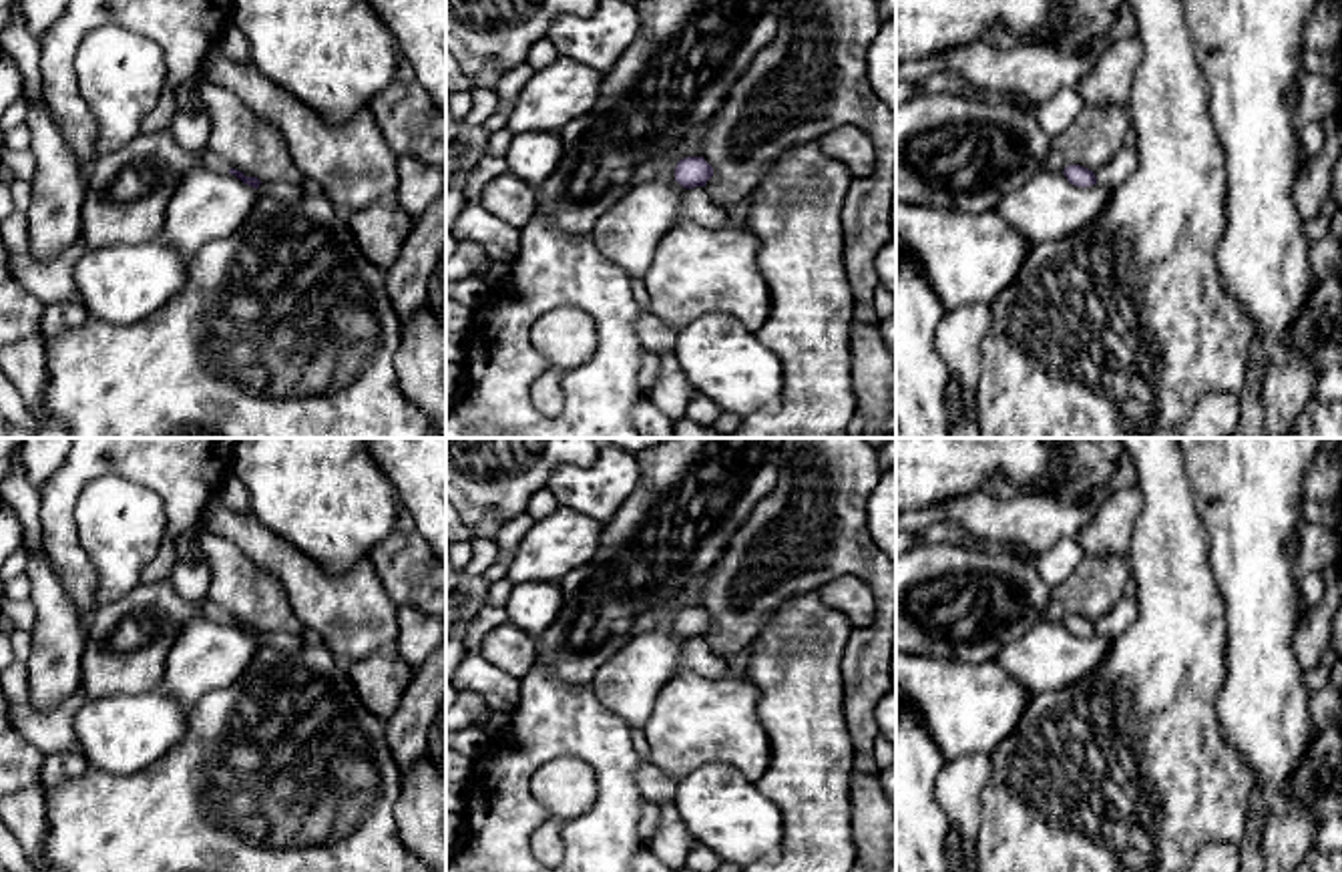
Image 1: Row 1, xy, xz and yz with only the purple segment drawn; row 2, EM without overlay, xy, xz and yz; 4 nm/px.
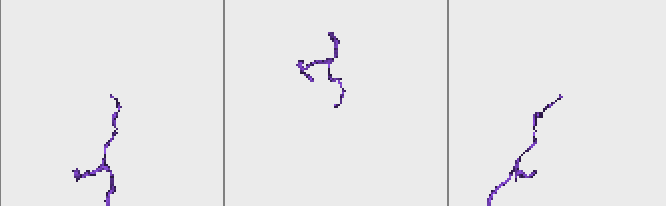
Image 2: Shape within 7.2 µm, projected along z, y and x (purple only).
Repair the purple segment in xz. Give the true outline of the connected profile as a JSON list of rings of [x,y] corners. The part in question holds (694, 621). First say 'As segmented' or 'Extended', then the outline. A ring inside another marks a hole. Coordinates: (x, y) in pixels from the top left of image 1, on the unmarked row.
As segmented. [[[703,607],[681,609],[675,617],[675,631],[685,639],[705,637],[713,617]]]

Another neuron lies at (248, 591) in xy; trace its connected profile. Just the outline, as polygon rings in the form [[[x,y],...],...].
[[[205,524],[195,532],[211,573],[207,597],[229,617],[263,633],[303,633],[281,581]]]

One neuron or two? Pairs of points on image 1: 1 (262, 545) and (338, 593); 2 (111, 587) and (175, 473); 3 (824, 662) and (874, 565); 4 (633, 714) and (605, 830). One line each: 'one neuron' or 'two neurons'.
1: one neuron
2: two neurons
3: two neurons
4: two neurons

